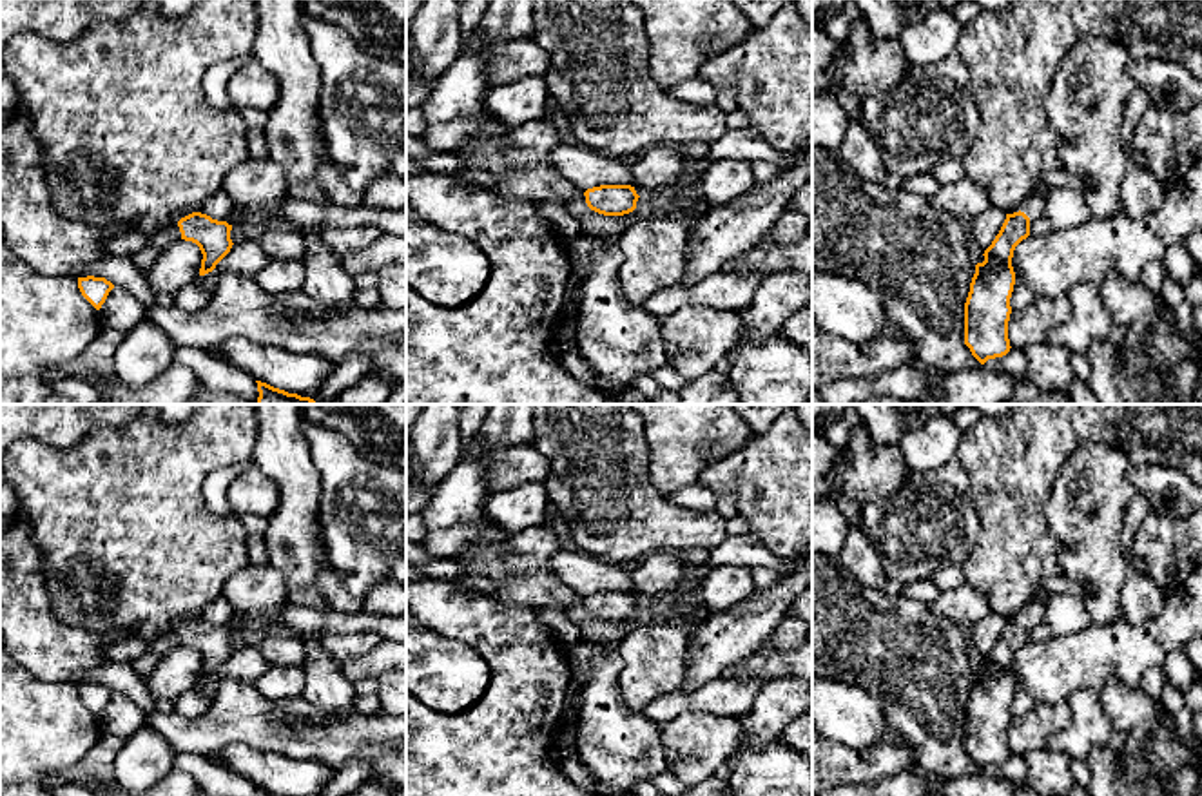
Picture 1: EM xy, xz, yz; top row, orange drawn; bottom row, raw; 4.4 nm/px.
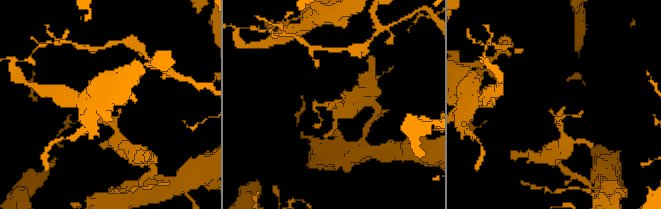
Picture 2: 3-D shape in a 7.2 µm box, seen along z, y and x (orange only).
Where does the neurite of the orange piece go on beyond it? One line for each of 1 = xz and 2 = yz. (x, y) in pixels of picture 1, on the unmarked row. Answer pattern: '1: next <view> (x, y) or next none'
1: next none
2: next yz (1034, 611)

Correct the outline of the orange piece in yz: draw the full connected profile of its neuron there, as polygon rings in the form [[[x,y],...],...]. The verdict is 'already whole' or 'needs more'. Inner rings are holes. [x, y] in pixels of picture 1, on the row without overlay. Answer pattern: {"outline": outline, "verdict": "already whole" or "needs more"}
{"outline": [[[1035,597],[1019,618],[1006,626],[984,656],[984,667],[975,671],[970,698],[965,709],[965,751],[984,771],[988,765],[1010,758],[1008,727],[1010,704],[1015,691],[1012,664],[1015,653],[1030,642],[1030,626],[1042,620],[1048,597]]], "verdict": "needs more"}

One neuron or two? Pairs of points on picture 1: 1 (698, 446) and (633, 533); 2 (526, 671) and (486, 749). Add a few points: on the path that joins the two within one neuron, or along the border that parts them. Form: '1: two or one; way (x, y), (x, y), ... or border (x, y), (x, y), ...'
1: two; border (648, 454), (649, 479), (662, 495)
2: one; way (526, 691), (526, 697), (508, 718), (506, 729)

